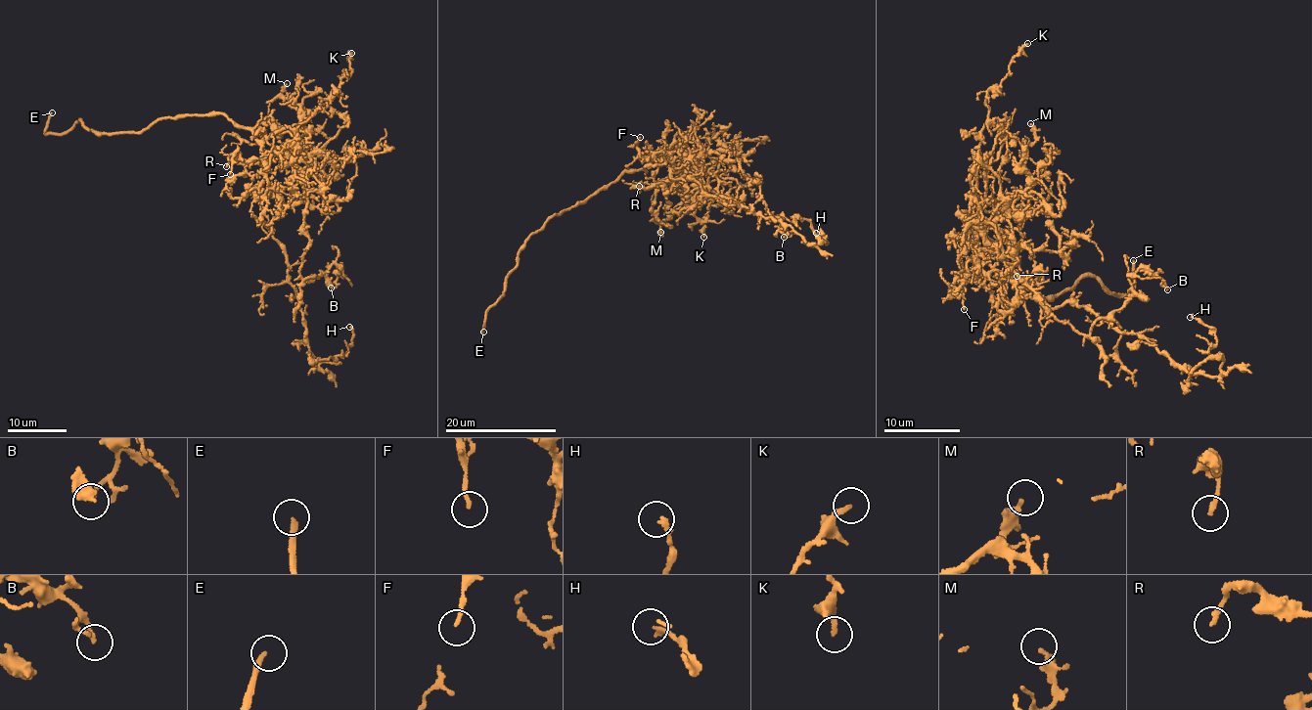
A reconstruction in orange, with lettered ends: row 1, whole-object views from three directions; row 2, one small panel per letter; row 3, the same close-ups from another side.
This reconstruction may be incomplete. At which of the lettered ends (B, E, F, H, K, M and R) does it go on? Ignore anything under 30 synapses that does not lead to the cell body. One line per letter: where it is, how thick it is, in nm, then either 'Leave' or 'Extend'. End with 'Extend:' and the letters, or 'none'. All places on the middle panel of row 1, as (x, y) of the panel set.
B: Place: (784, 237). Thickness 170 nm. Leave
E: Place: (483, 332). Thickness 200 nm. Extend
F: Place: (640, 137). Thickness 140 nm. Leave
H: Place: (816, 233). Thickness 200 nm. Leave
K: Place: (703, 237). Thickness 240 nm. Leave
M: Place: (660, 232). Thickness 280 nm. Leave
R: Place: (639, 186). Thickness 180 nm. Leave
Extend: E

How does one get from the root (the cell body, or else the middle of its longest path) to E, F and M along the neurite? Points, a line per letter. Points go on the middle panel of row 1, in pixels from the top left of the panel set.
E: (662, 155), (642, 168), (625, 171), (554, 215), (530, 236), (507, 278), (503, 295), (487, 311), (483, 332)
F: (662, 155), (659, 149), (651, 157), (644, 157), (636, 145), (640, 137)
M: (662, 155), (664, 143), (670, 148), (675, 144), (702, 183), (687, 194), (692, 202), (660, 223), (660, 232)

